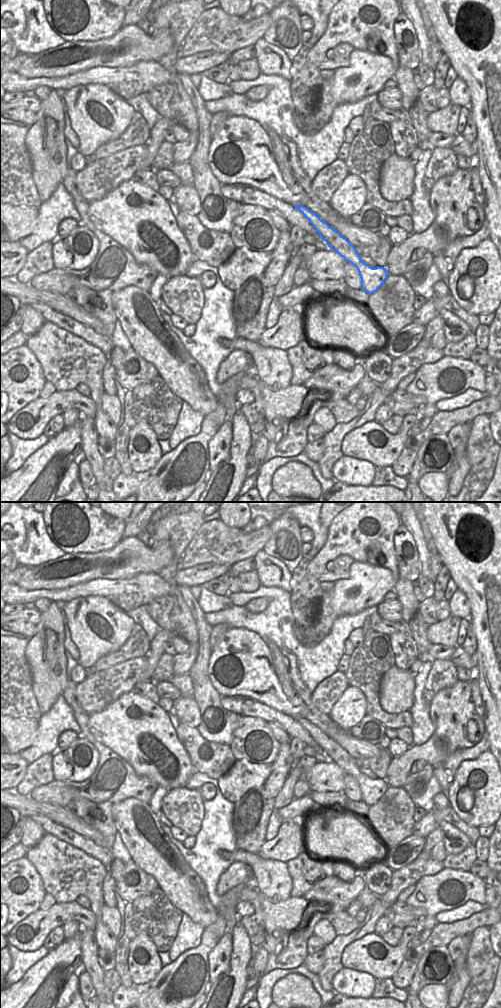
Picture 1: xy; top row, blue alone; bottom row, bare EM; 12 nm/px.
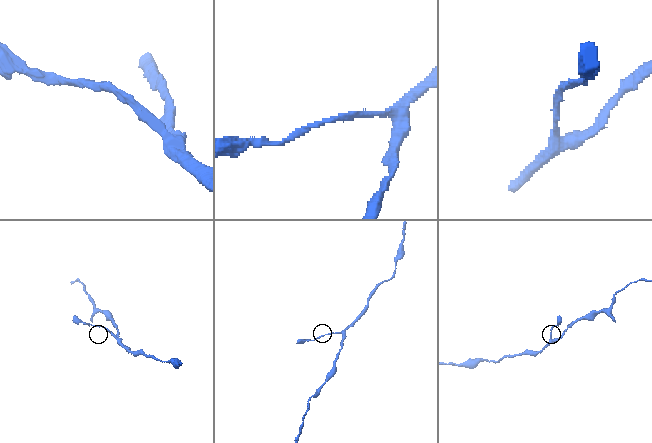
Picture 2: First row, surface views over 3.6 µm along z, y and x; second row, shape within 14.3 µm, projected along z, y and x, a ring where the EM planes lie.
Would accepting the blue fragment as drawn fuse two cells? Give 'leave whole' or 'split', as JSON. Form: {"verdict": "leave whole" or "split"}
{"verdict": "leave whole"}

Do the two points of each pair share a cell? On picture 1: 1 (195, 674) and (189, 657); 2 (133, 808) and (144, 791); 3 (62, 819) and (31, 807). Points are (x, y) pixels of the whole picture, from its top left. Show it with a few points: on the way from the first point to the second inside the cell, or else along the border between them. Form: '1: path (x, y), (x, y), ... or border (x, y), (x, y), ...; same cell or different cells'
1: border (198, 644), (197, 658), (187, 672); different cells
2: border (148, 803), (128, 797), (115, 804); different cells
3: path (54, 812), (39, 808); same cell

